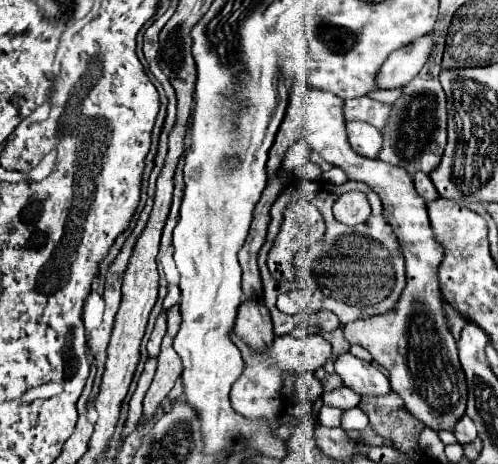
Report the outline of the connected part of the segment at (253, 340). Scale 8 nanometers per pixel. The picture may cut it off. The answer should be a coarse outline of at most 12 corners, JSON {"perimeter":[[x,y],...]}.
{"perimeter":[[263,297],[239,305],[233,331],[255,351],[275,337]]}

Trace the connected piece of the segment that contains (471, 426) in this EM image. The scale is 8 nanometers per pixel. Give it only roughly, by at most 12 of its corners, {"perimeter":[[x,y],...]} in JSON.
{"perimeter":[[465,415],[455,427],[461,445],[473,443],[477,437],[475,423]]}

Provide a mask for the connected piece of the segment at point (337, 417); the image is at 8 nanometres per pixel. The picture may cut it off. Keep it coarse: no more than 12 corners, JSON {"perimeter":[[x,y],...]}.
{"perimeter":[[323,405],[319,423],[341,427],[341,409]]}

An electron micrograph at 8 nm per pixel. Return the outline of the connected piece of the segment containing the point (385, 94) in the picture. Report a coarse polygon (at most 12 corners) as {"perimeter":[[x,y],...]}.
{"perimeter":[[401,89],[373,91],[369,97],[381,103],[399,99]]}

